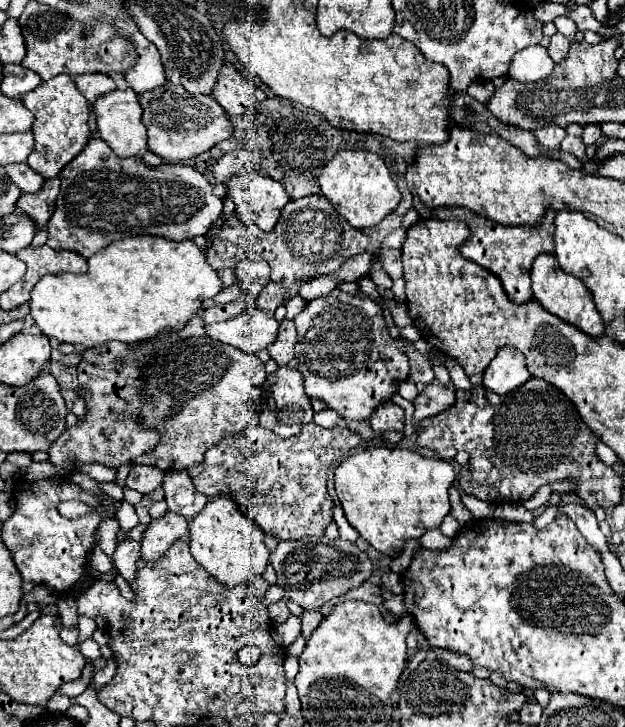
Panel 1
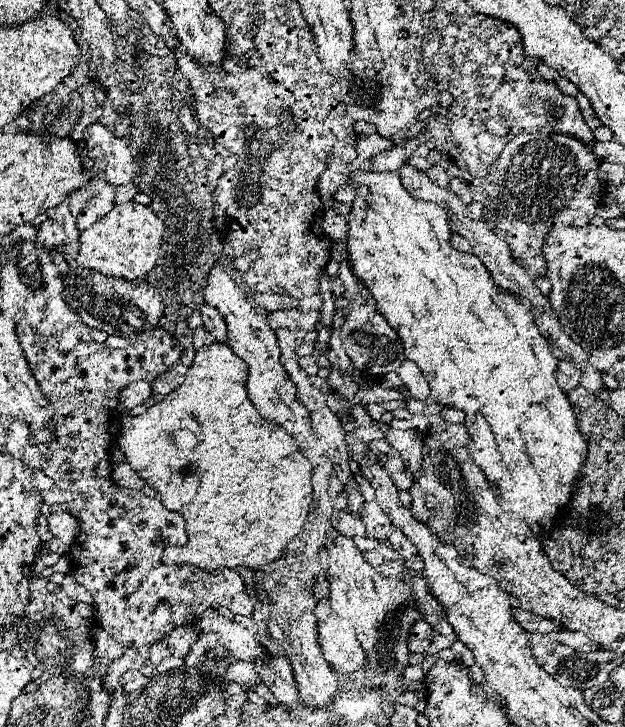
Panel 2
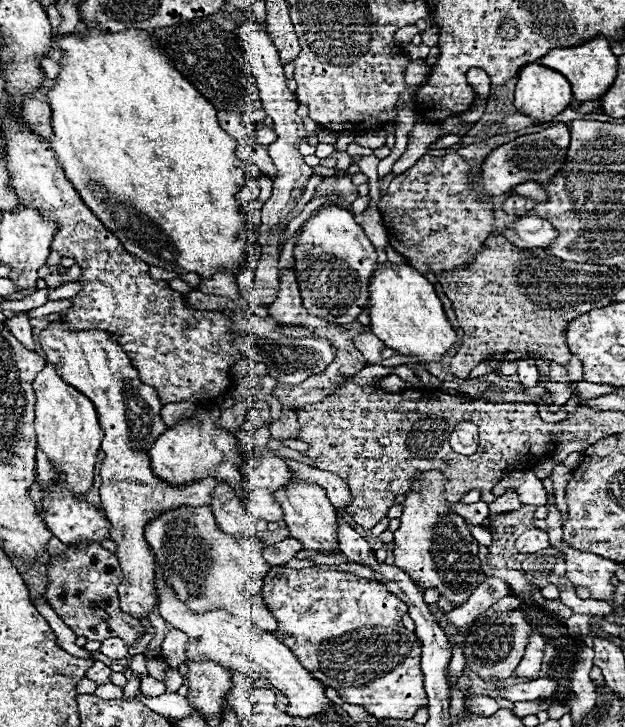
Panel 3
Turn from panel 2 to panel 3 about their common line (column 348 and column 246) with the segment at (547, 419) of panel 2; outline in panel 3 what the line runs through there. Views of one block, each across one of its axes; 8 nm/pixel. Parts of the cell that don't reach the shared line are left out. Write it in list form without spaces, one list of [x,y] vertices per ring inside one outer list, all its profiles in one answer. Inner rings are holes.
[[[86,30],[84,38],[76,34],[68,34],[56,42],[62,50],[64,56],[60,60],[60,76],[54,80],[56,84],[46,92],[48,102],[52,106],[52,128],[54,128],[54,138],[50,140],[60,166],[64,168],[68,180],[74,184],[78,190],[80,198],[90,206],[90,210],[102,220],[102,224],[122,242],[122,246],[132,254],[144,260],[150,266],[164,268],[168,272],[176,274],[186,274],[186,272],[196,272],[200,278],[212,278],[220,268],[232,274],[240,274],[242,266],[248,262],[248,258],[254,252],[256,246],[256,236],[248,230],[252,226],[252,216],[244,214],[244,208],[238,200],[238,194],[246,182],[246,172],[244,172],[244,162],[236,158],[236,140],[226,134],[218,120],[216,120],[216,108],[204,100],[204,96],[192,88],[190,82],[172,66],[164,54],[160,54],[160,48],[156,48],[156,42],[142,30],[124,30],[120,34],[100,34],[98,30]]]

